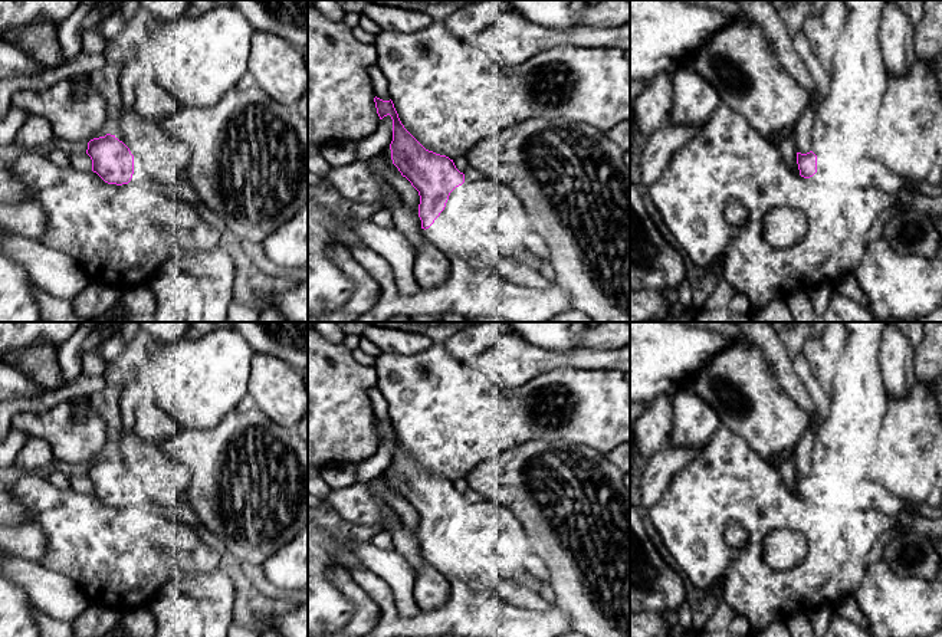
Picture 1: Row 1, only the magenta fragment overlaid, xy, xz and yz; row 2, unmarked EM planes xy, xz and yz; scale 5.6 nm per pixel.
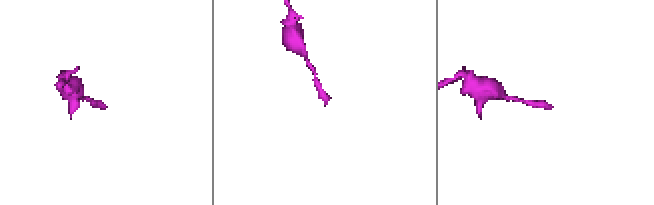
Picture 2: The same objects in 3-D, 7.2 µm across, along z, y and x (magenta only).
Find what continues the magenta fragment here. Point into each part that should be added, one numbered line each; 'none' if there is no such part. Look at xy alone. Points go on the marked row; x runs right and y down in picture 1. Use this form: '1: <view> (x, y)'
1: xy (140, 176)

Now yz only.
1: yz (852, 174)

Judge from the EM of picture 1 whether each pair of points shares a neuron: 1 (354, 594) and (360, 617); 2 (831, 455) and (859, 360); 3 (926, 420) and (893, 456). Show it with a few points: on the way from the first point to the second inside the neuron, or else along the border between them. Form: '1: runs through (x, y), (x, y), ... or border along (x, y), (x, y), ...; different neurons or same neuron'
1: runs through (360, 600), (360, 611); same neuron
2: runs through (843, 432), (844, 409), (856, 383); same neuron
3: runs through (918, 429), (902, 447); same neuron

